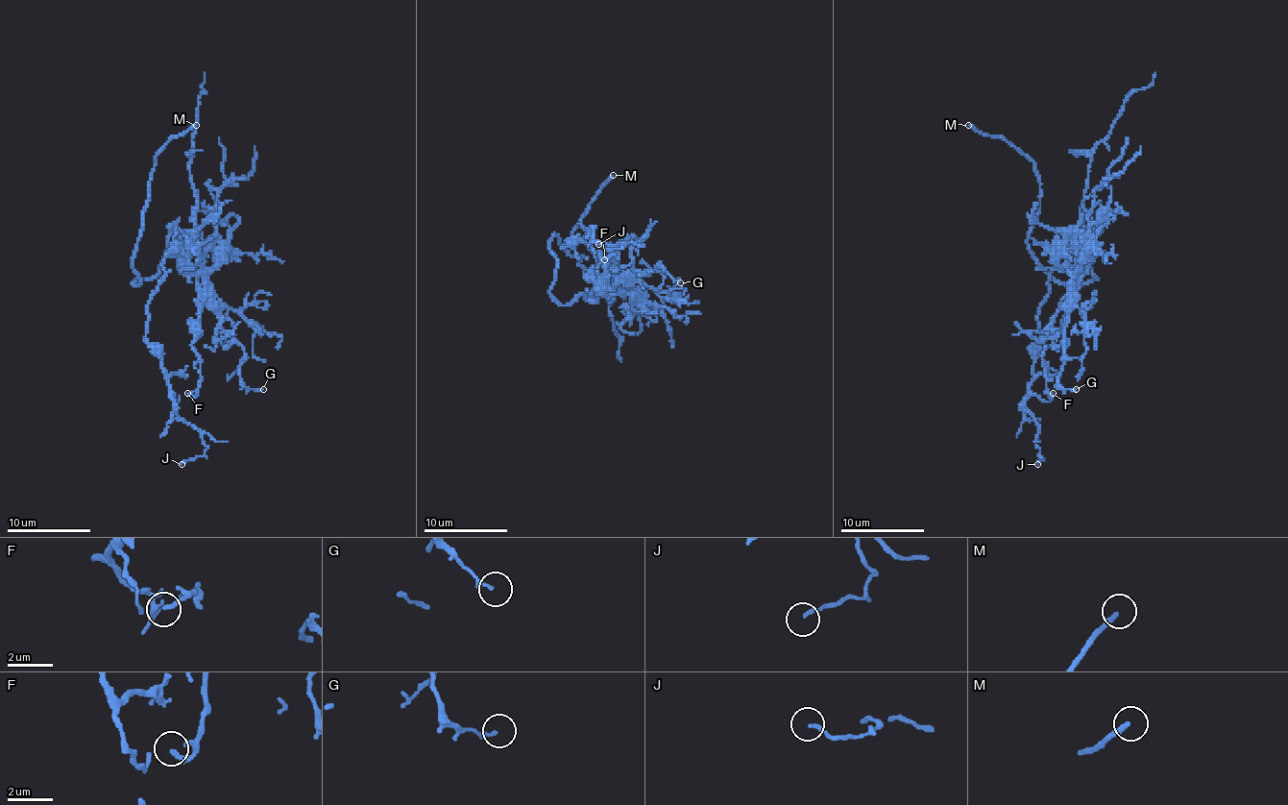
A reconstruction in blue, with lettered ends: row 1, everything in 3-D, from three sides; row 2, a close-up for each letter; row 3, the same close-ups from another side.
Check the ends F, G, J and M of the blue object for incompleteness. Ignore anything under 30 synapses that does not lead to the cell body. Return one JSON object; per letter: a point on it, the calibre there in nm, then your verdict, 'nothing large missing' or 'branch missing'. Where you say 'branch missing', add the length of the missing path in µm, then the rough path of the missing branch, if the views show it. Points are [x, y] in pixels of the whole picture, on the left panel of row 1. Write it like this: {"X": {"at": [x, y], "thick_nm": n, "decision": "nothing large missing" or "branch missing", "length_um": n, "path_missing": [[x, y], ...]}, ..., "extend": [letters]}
{"F": {"at": [187, 393], "thick_nm": 190, "decision": "nothing large missing"}, "G": {"at": [263, 389], "thick_nm": 160, "decision": "nothing large missing"}, "J": {"at": [182, 464], "thick_nm": 140, "decision": "nothing large missing"}, "M": {"at": [196, 125], "thick_nm": 220, "decision": "branch missing", "length_um": 40}, "extend": ["M"]}

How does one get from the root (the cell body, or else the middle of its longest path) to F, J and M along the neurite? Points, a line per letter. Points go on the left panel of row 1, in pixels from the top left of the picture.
F: (166, 242), (180, 242), (196, 276), (200, 326), (192, 349), (200, 387), (187, 393)
J: (166, 242), (171, 234), (180, 242), (148, 303), (146, 341), (173, 410), (206, 448), (182, 464)
M: (166, 242), (162, 267), (133, 284), (139, 282), (133, 253), (137, 249), (154, 157), (175, 135), (196, 125)

